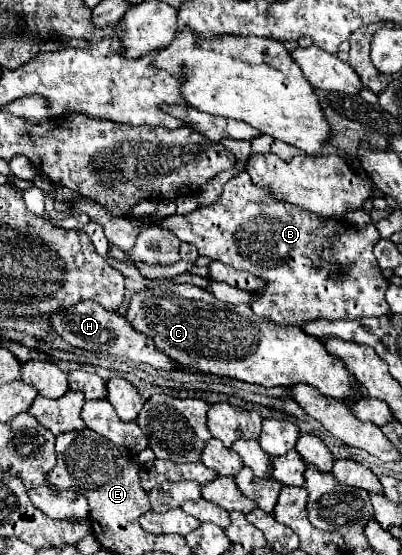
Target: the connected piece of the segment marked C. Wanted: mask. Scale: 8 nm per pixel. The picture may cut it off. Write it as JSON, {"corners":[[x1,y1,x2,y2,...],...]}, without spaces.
{"corners":[[163,283,135,293,125,319,135,331,151,337,161,353,167,353,167,357,185,369,233,377,263,387,307,383,333,399,345,399,357,383,343,361,329,355,319,339,303,333,297,325,281,327,267,319,257,321,249,305,223,303,207,289,191,283]]}

